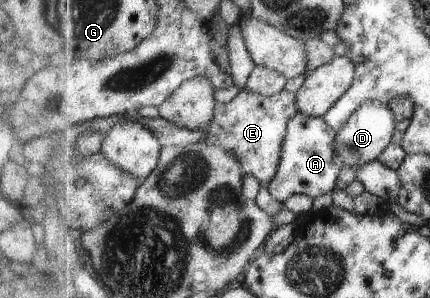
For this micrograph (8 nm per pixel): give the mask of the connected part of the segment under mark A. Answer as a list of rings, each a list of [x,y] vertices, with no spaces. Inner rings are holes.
[[[299,111],[290,120],[278,173],[268,186],[270,194],[277,201],[284,203],[294,194],[317,198],[336,190],[339,175],[345,166],[333,144],[337,133],[323,117],[310,117]]]

